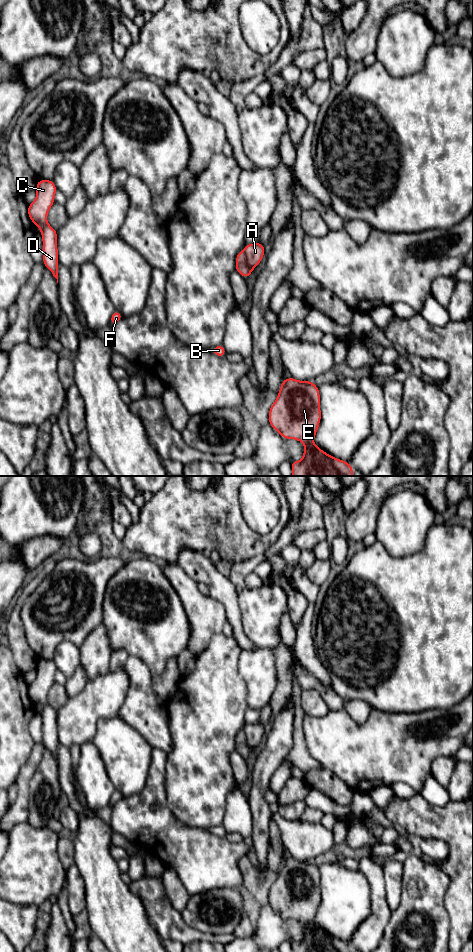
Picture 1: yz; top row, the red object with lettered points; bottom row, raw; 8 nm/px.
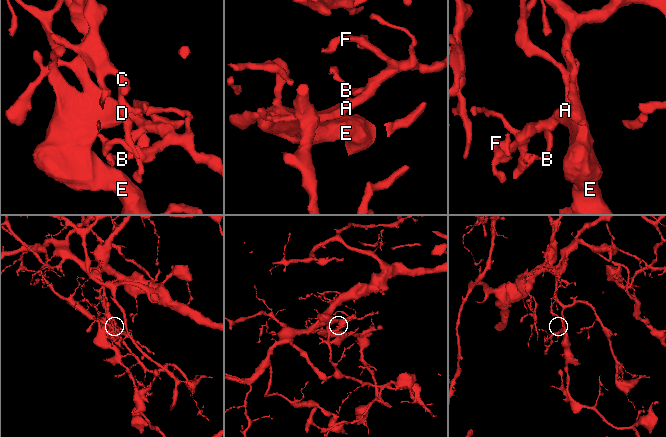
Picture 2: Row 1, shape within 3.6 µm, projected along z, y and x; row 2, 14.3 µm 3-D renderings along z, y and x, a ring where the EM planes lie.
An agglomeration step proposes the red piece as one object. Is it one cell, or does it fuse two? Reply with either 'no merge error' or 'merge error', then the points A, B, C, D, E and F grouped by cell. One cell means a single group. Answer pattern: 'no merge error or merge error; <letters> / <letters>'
merge error; A B C D F / E

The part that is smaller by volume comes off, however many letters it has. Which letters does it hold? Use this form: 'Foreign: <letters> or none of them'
Foreign: E

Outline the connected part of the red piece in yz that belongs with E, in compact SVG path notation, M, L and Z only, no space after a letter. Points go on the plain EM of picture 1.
M293 857L282 860L278 877L269 890L269 904L284 919L294 919L305 924L301 941L291 941L292 952L353 952L350 943L337 939L313 923L320 901L320 873L313 861L299 861Z

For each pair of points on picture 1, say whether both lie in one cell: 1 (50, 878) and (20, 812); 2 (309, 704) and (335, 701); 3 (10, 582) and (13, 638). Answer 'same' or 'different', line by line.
1: different
2: different
3: different

